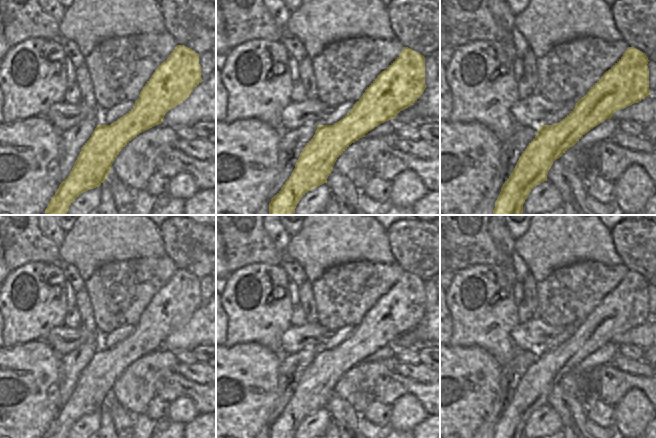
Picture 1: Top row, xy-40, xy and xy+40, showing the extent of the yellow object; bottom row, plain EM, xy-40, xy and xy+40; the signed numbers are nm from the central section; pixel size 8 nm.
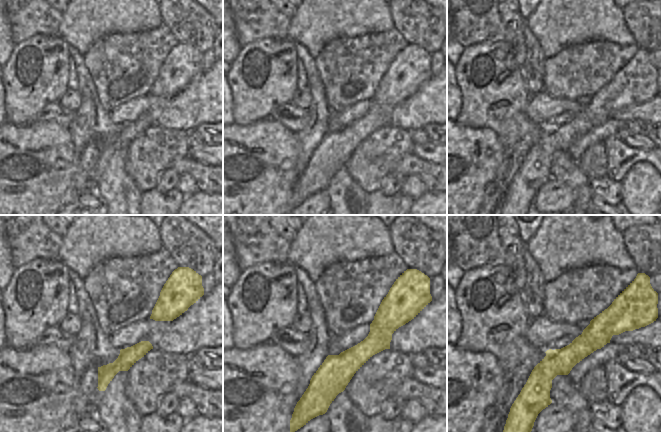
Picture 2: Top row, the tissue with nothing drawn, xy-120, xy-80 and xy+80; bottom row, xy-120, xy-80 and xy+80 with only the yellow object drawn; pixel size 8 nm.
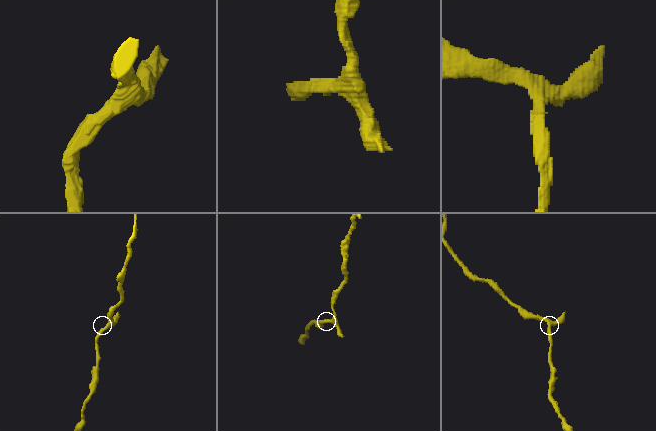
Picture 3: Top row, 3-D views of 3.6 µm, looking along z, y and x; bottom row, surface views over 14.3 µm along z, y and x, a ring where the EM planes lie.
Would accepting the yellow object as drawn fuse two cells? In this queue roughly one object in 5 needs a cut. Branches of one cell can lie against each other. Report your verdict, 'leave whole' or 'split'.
leave whole

